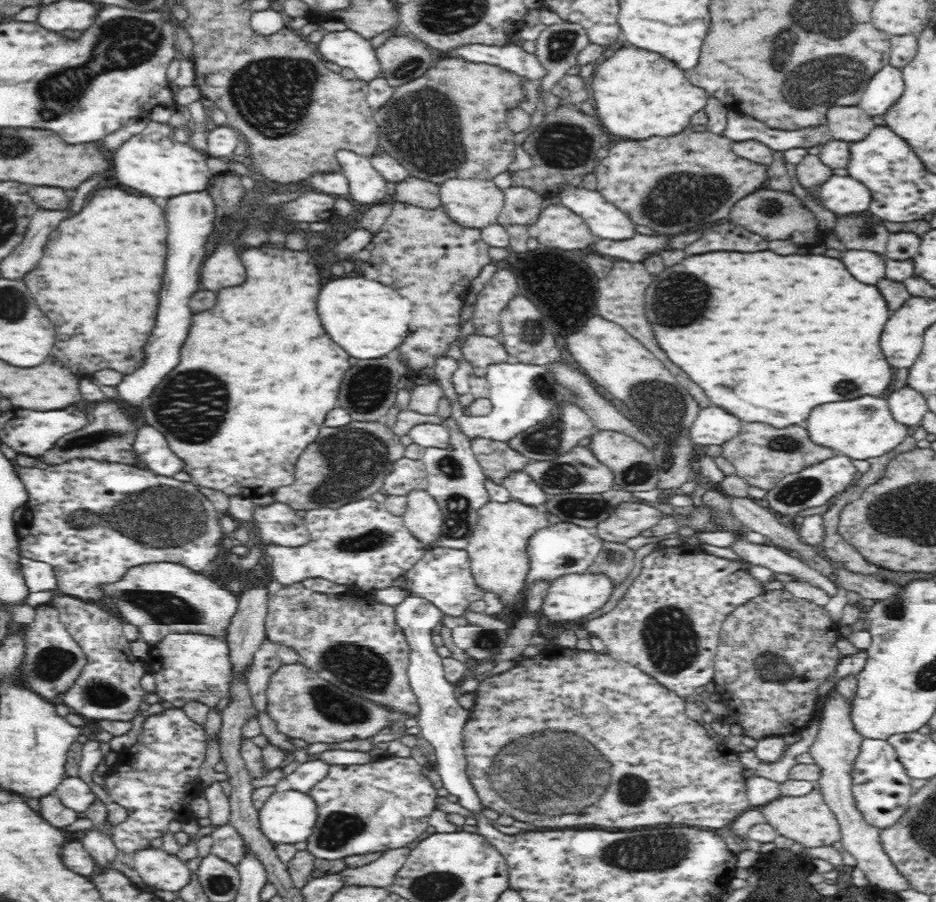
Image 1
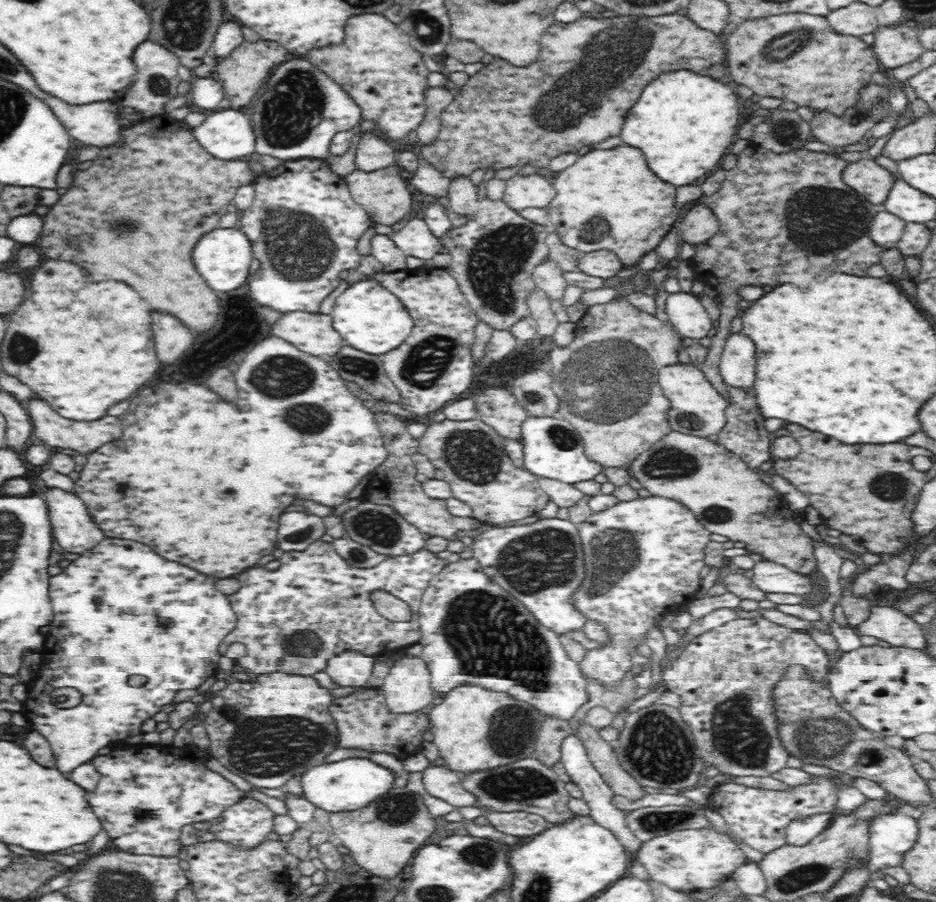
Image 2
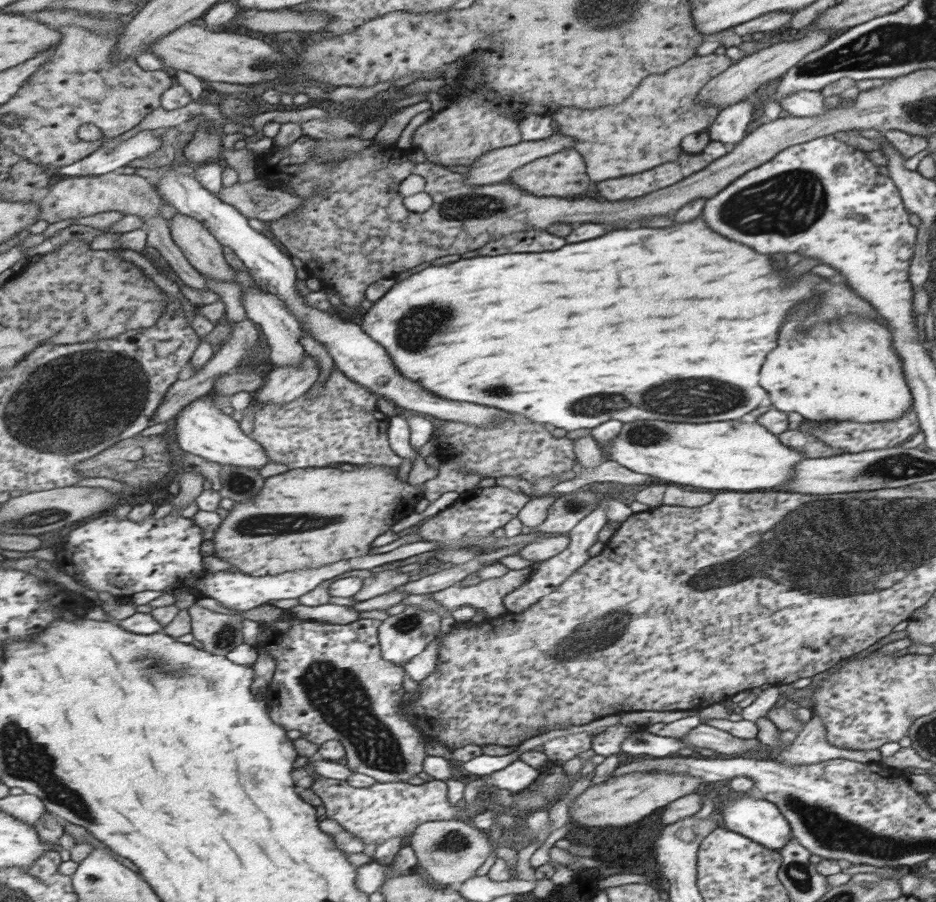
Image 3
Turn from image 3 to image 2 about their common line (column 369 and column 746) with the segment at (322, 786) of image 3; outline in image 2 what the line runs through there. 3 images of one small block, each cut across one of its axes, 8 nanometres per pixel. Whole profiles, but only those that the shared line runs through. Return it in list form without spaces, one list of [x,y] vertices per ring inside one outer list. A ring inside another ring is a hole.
[[[814,776],[814,782],[810,784],[792,785],[782,791],[746,787],[733,781],[720,784],[713,788],[706,807],[718,812],[729,830],[741,838],[744,844],[768,854],[786,843],[786,831],[792,822],[832,813],[837,800],[836,786],[826,782],[826,778]]]

